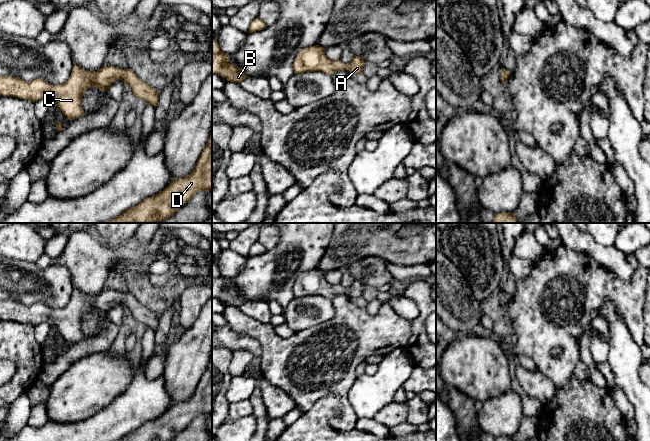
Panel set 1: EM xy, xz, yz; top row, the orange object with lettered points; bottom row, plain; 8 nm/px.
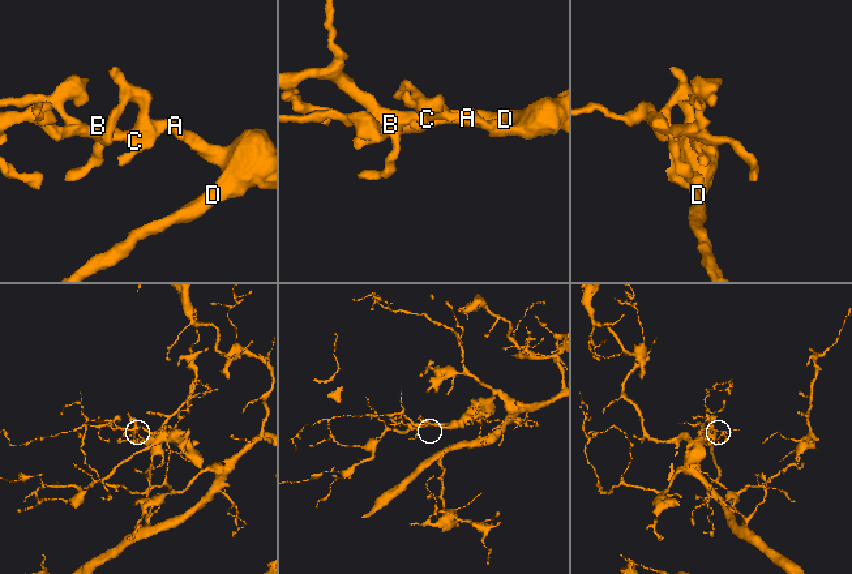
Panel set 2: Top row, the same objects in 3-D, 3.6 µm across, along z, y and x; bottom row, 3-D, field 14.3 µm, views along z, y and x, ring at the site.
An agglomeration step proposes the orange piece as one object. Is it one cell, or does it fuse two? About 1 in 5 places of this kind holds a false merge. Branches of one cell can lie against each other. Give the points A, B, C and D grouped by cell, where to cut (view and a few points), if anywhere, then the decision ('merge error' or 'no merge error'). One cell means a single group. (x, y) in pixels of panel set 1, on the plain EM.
A B C D | no cut | no merge error

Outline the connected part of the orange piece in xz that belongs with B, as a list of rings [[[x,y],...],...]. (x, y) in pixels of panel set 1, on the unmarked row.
[[[212,260],[212,298],[218,298],[228,305],[241,307],[246,300],[242,293],[228,287],[229,279],[220,274],[218,266]]]

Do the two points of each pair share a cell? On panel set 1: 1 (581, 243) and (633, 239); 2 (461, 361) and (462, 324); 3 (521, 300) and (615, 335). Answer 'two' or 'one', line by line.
1: two
2: two
3: two

